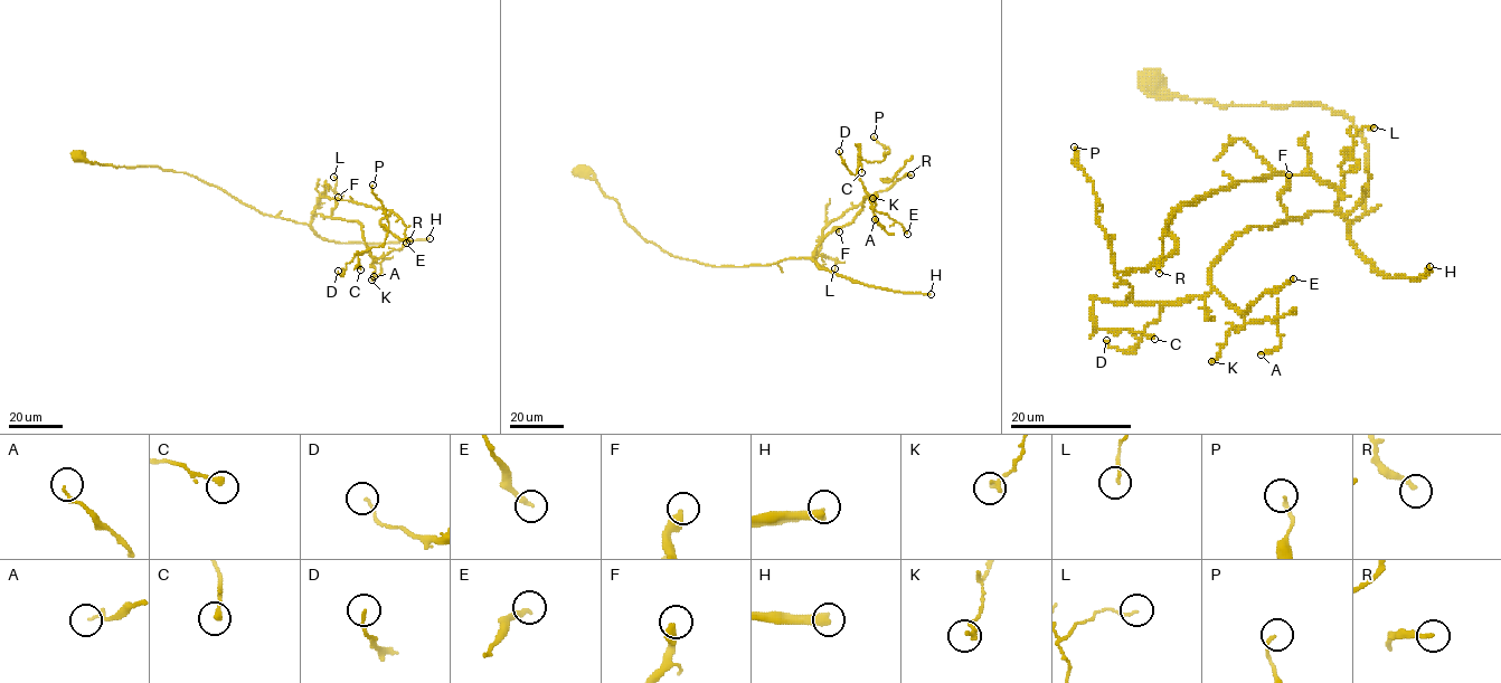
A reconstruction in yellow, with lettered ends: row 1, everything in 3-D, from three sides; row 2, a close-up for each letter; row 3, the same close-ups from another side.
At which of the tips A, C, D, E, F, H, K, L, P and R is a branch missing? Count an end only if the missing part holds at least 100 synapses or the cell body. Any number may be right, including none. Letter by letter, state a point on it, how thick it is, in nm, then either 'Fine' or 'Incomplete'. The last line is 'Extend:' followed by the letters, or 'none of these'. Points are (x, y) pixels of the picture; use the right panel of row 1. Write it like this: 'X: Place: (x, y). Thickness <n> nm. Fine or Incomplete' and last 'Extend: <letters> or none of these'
A: Place: (1261, 354). Thickness 160 nm. Fine
C: Place: (1154, 339). Thickness 240 nm. Fine
D: Place: (1106, 340). Thickness 90 nm. Fine
E: Place: (1293, 278). Thickness 260 nm. Fine
F: Place: (1289, 174). Thickness 400 nm. Fine
H: Place: (1429, 266). Thickness 480 nm. Incomplete
K: Place: (1211, 361). Thickness 190 nm. Fine
L: Place: (1374, 127). Thickness 110 nm. Fine
P: Place: (1074, 146). Thickness 140 nm. Fine
R: Place: (1159, 273). Thickness 180 nm. Fine
Extend: H

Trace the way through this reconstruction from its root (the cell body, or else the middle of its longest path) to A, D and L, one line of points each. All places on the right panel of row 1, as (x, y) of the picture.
A: (1155, 78), (1321, 103), (1368, 145), (1348, 235), (1308, 211), (1211, 266), (1246, 322), (1276, 325), (1261, 354)
D: (1155, 78), (1342, 112), (1365, 214), (1248, 227), (1209, 292), (1106, 340)
L: (1155, 78), (1169, 95), (1321, 103), (1349, 119), (1368, 145), (1368, 191), (1348, 235), (1340, 165), (1374, 127)

